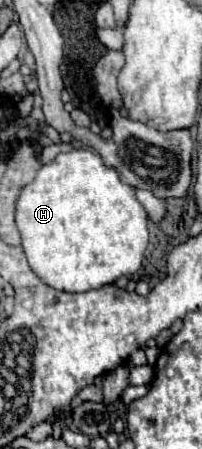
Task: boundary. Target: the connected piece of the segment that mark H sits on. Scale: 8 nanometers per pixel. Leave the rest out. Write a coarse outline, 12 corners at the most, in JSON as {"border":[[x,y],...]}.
{"border":[[88,148],[18,196],[34,274],[70,294],[140,270],[148,214]]}

